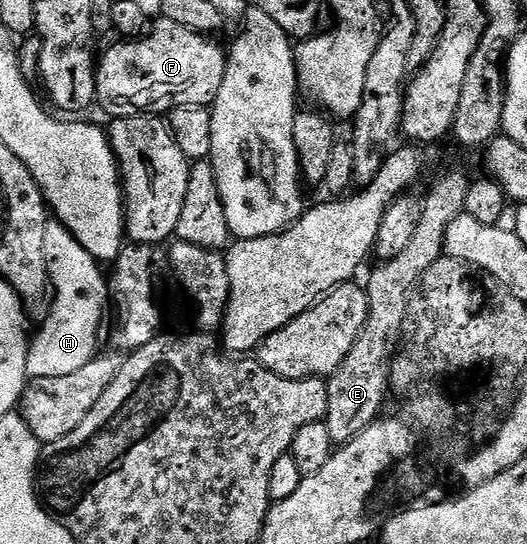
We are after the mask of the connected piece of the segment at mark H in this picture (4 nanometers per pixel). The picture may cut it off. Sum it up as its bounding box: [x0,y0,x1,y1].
[26,218,110,380]

